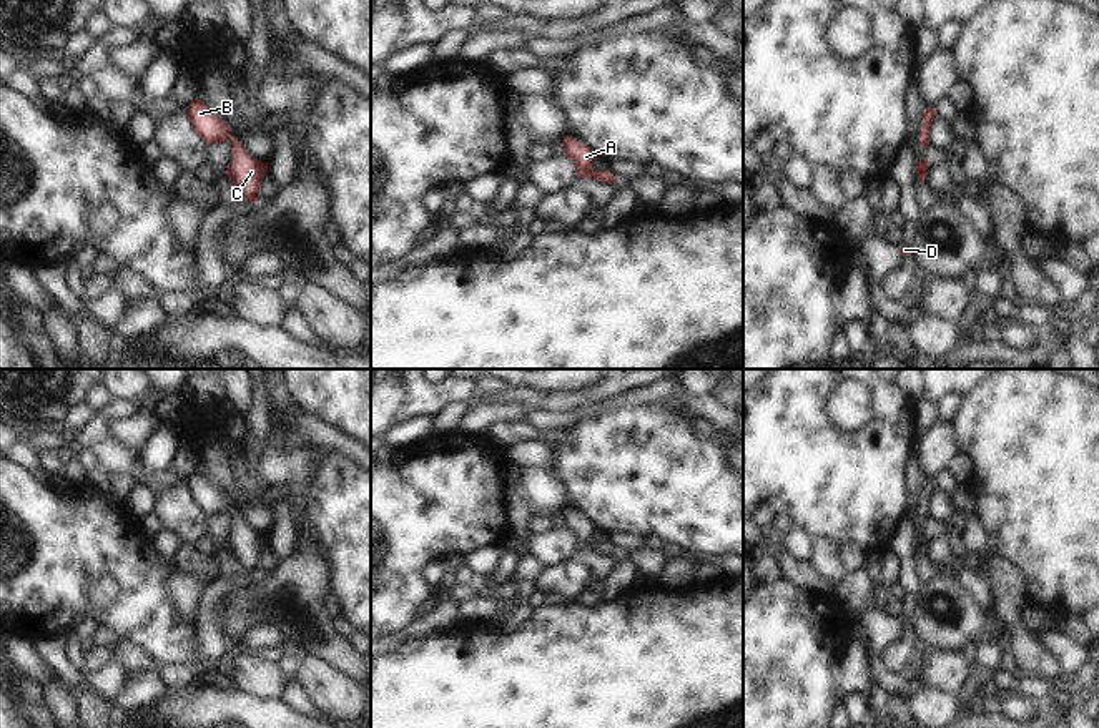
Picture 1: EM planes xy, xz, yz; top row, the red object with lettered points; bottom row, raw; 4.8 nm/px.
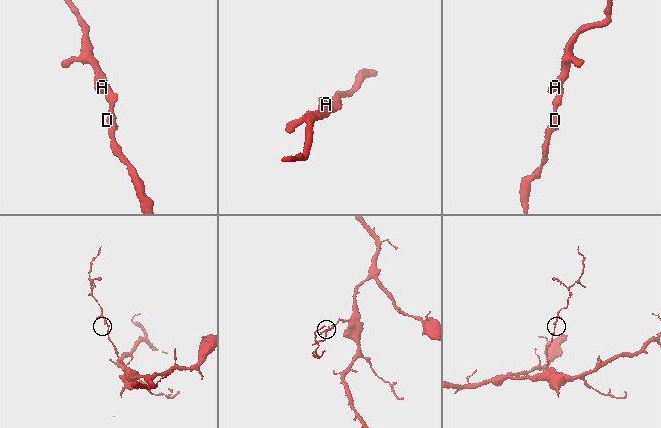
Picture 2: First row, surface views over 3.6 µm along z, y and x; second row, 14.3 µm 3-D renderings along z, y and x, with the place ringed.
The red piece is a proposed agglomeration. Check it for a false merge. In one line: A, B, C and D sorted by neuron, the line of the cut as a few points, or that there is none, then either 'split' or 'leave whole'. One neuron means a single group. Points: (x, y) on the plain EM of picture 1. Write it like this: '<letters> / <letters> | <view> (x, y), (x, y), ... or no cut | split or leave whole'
A B C D | no cut | leave whole

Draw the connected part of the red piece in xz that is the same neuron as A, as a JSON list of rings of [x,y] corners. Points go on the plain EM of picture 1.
[[[564,507],[564,514],[560,517],[564,520],[564,527],[572,532],[579,552],[590,550],[602,555],[617,555],[617,550],[609,542],[592,542],[595,529],[587,517],[567,507]]]

